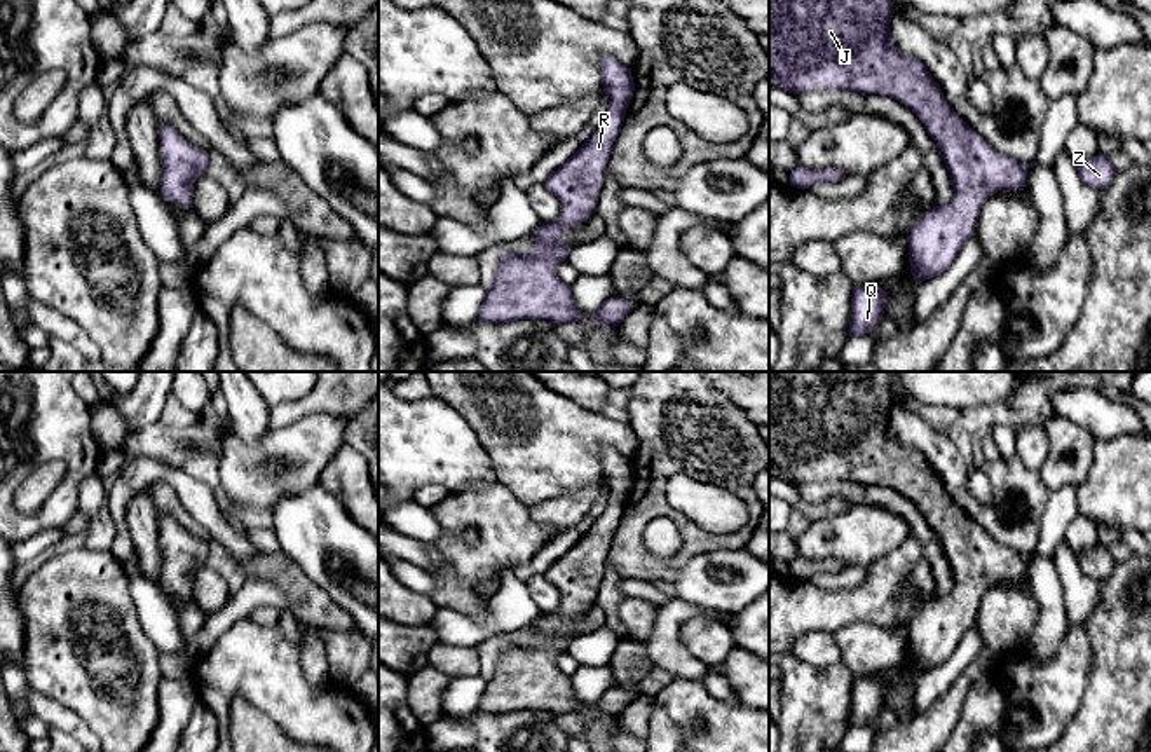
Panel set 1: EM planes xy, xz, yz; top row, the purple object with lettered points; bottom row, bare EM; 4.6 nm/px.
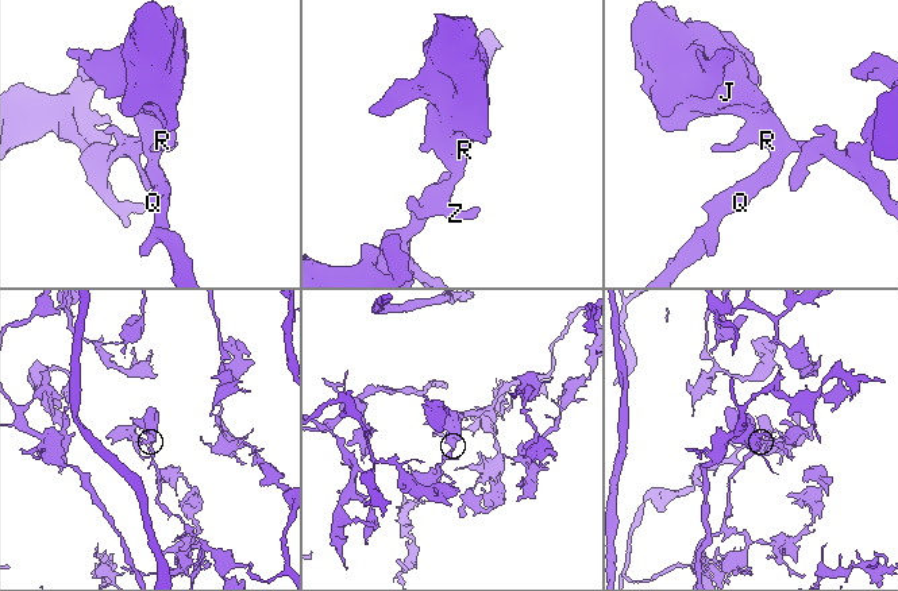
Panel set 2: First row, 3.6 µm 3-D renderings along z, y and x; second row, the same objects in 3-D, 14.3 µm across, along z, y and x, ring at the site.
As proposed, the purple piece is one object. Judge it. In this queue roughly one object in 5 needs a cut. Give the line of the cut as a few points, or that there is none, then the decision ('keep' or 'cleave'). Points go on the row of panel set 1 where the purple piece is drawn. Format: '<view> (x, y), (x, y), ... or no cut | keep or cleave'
no cut | keep

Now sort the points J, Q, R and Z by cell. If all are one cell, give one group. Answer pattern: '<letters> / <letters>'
J Q R Z

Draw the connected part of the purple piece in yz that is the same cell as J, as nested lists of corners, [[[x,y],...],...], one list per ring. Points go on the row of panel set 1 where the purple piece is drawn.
[[[769,0],[769,85],[781,87],[793,94],[809,89],[828,89],[889,96],[919,117],[943,155],[954,188],[954,197],[947,206],[936,206],[926,211],[910,229],[910,272],[917,283],[923,283],[943,272],[957,256],[963,244],[975,234],[982,204],[998,190],[1025,187],[1027,169],[1038,166],[1038,162],[1024,164],[998,154],[950,108],[928,68],[919,59],[905,56],[895,45],[889,24],[893,14],[891,0]]]

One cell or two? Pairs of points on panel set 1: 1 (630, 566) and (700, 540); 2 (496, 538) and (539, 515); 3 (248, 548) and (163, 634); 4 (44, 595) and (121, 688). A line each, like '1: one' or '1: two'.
1: one
2: two
3: one
4: one

